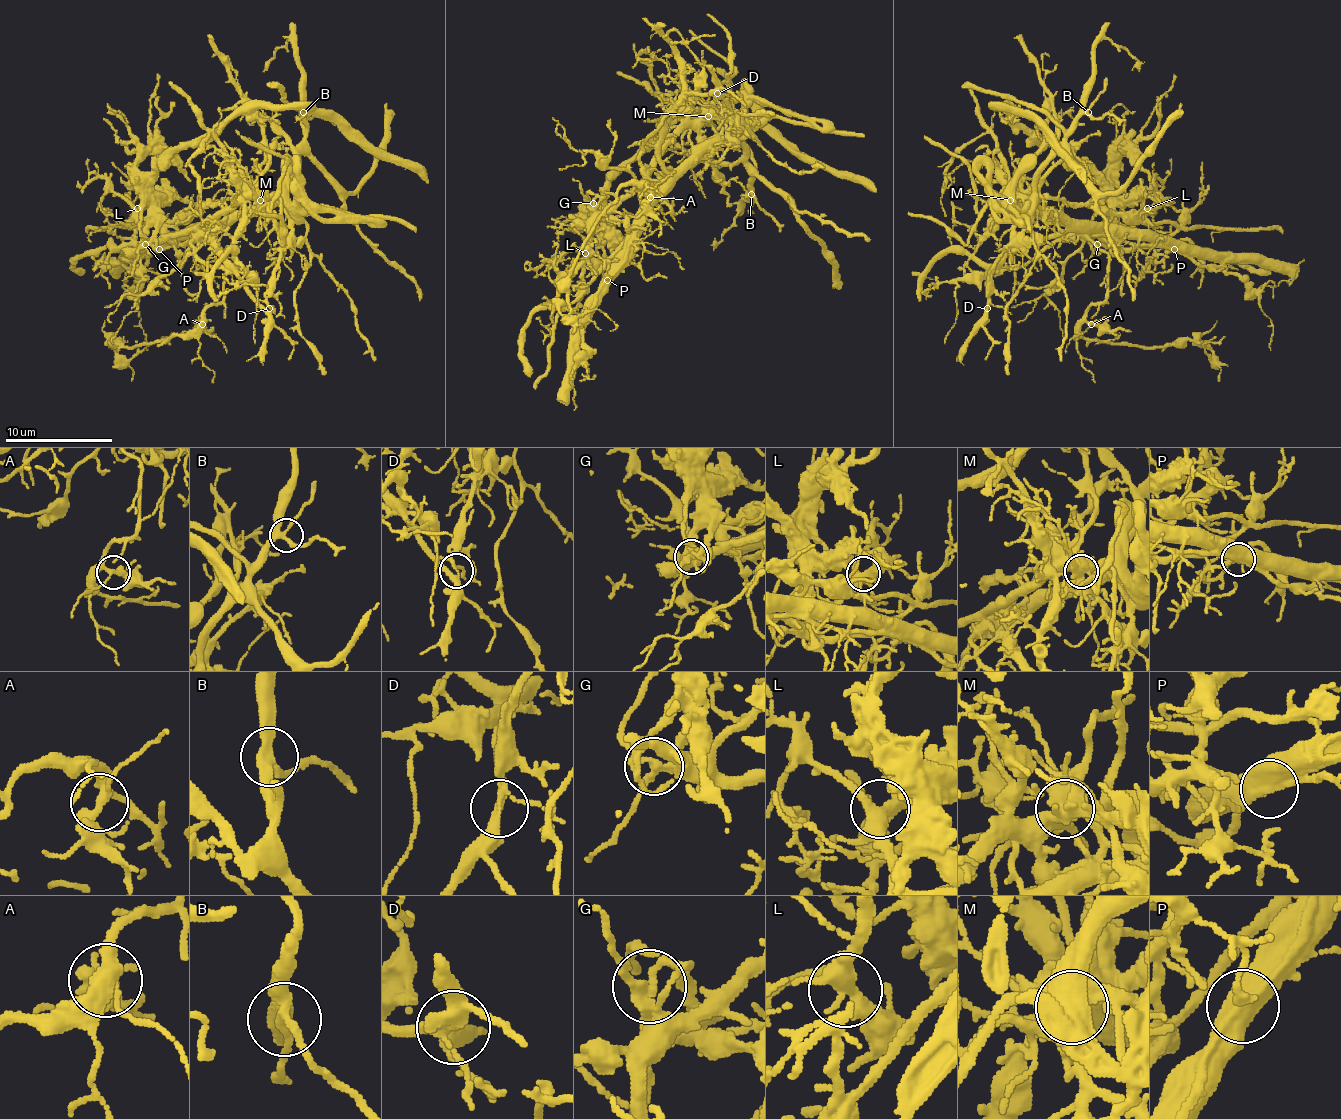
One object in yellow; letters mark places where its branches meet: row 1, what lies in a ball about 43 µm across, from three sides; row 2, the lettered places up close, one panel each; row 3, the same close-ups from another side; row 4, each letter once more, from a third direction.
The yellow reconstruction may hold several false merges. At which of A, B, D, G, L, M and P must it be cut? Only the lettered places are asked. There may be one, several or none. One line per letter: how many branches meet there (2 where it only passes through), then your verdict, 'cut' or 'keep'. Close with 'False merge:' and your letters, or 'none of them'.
A: 5 branches meet; keep
B: 4 branches meet; keep
D: 4 branches meet; cut
G: 4 branches meet; cut
L: 4 branches meet; keep
M: 5 branches meet; cut
P: 2 branches meet; cut
False merge: D, G, M, P

